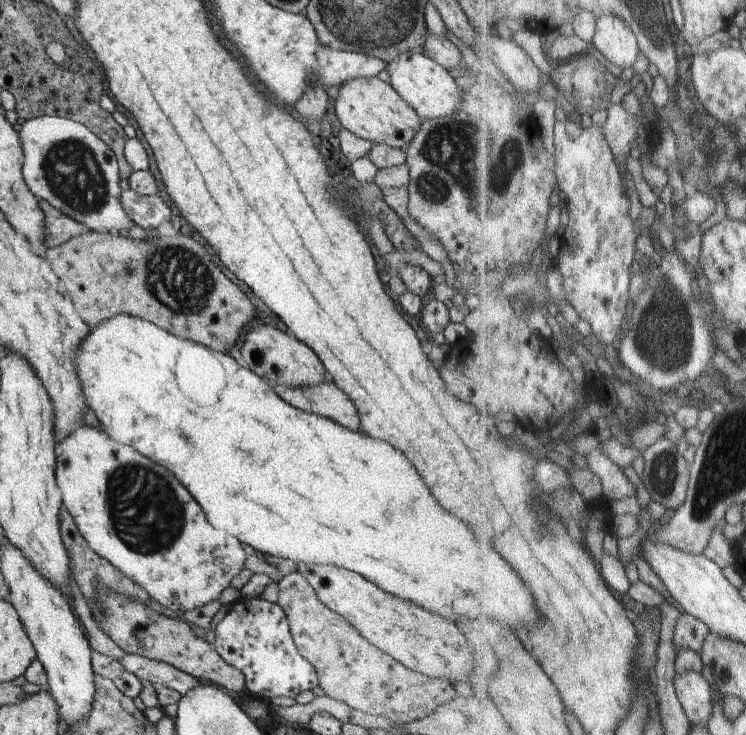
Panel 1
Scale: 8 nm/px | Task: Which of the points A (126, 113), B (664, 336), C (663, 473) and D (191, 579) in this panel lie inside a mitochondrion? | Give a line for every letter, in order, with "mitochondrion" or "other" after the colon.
A: other
B: mitochondrion
C: mitochondrion
D: other

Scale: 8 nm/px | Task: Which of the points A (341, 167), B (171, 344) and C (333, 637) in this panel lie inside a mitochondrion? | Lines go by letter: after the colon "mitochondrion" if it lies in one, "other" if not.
A: other
B: other
C: mitochondrion

